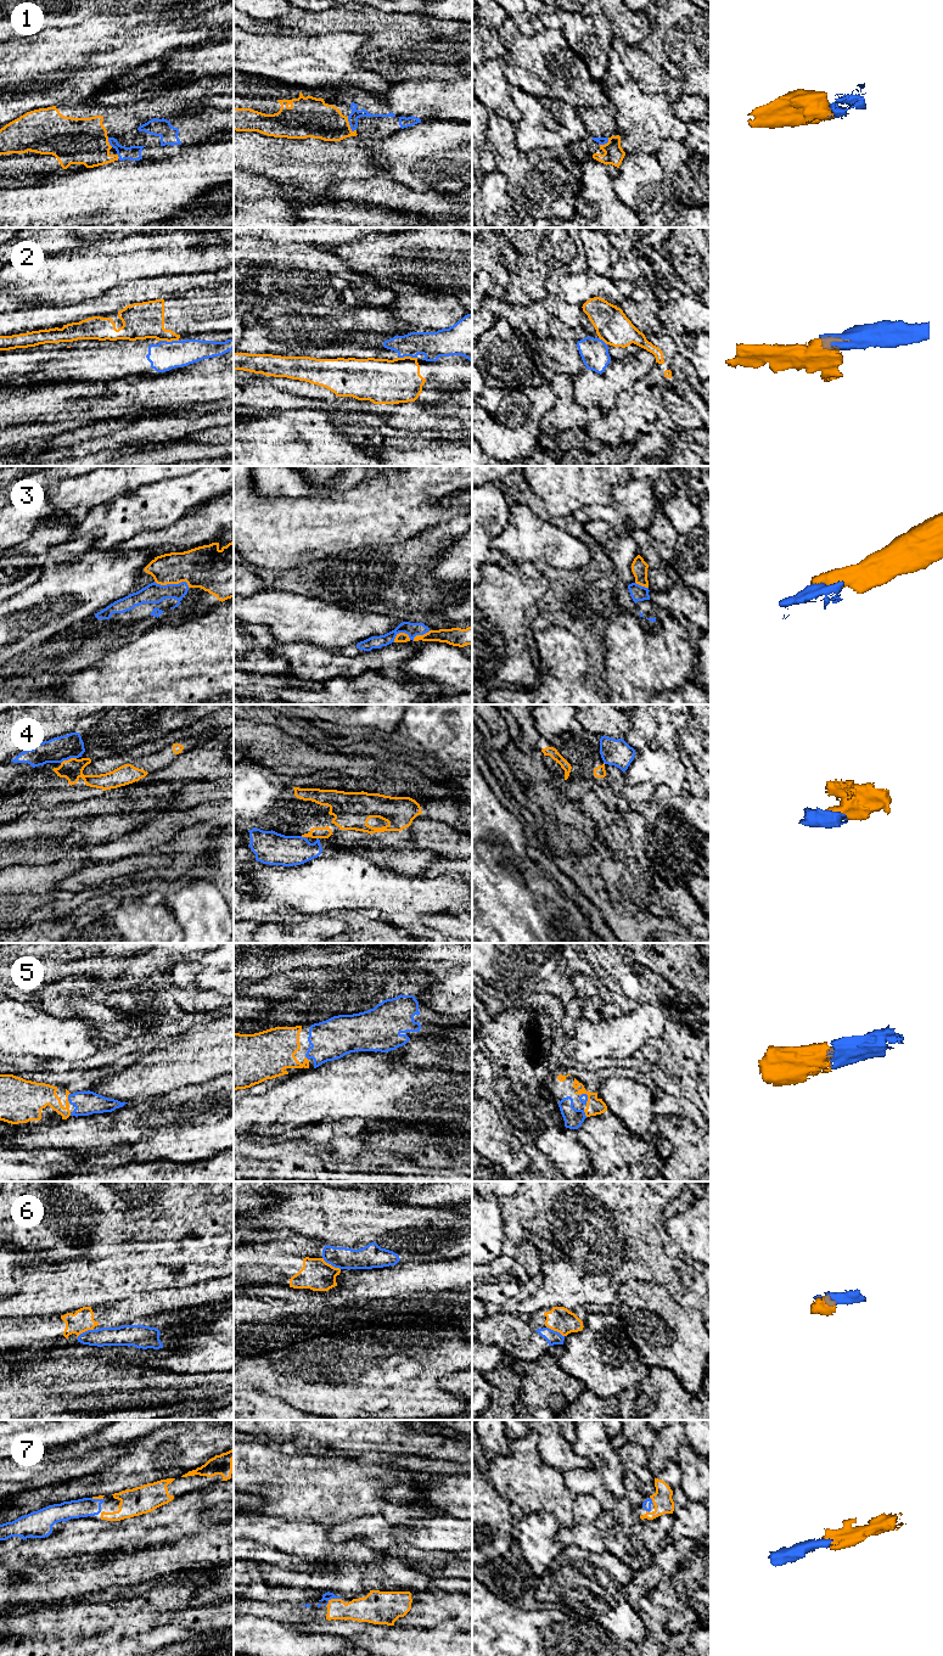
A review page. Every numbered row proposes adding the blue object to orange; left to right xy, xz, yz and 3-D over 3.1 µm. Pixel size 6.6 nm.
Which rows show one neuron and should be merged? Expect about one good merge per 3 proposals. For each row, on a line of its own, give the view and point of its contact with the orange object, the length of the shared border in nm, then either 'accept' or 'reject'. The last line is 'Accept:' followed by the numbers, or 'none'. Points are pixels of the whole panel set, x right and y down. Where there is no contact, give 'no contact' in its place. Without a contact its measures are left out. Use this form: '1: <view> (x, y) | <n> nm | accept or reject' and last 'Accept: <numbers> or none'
1: xz (349, 125) | 110 nm | accept
2: xy (169, 341) | 130 nm | reject
3: xy (173, 583) | 240 nm | accept
4: xy (68, 759) | 110 nm | reject
5: xy (67, 1098) | 70 nm | accept
6: xz (330, 1264) | 150 nm | reject
7: xz (332, 1599) | 120 nm | accept
Accept: 1, 3, 5, 7

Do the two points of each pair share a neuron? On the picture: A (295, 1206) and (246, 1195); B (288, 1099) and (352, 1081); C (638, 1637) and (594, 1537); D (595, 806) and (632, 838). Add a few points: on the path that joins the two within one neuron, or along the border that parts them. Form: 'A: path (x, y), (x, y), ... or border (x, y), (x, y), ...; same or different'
A: border (274, 1201), (263, 1208), (246, 1212); different
B: path (304, 1098), (336, 1090); same
C: border (565, 1545), (579, 1545), (590, 1551); different
D: path (604, 814), (623, 831); same

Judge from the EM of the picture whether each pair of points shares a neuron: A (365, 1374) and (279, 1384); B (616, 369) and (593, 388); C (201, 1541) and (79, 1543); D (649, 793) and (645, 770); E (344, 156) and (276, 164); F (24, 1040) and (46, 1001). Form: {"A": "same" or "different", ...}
{"A": "same", "B": "same", "C": "different", "D": "different", "E": "same", "F": "different"}

